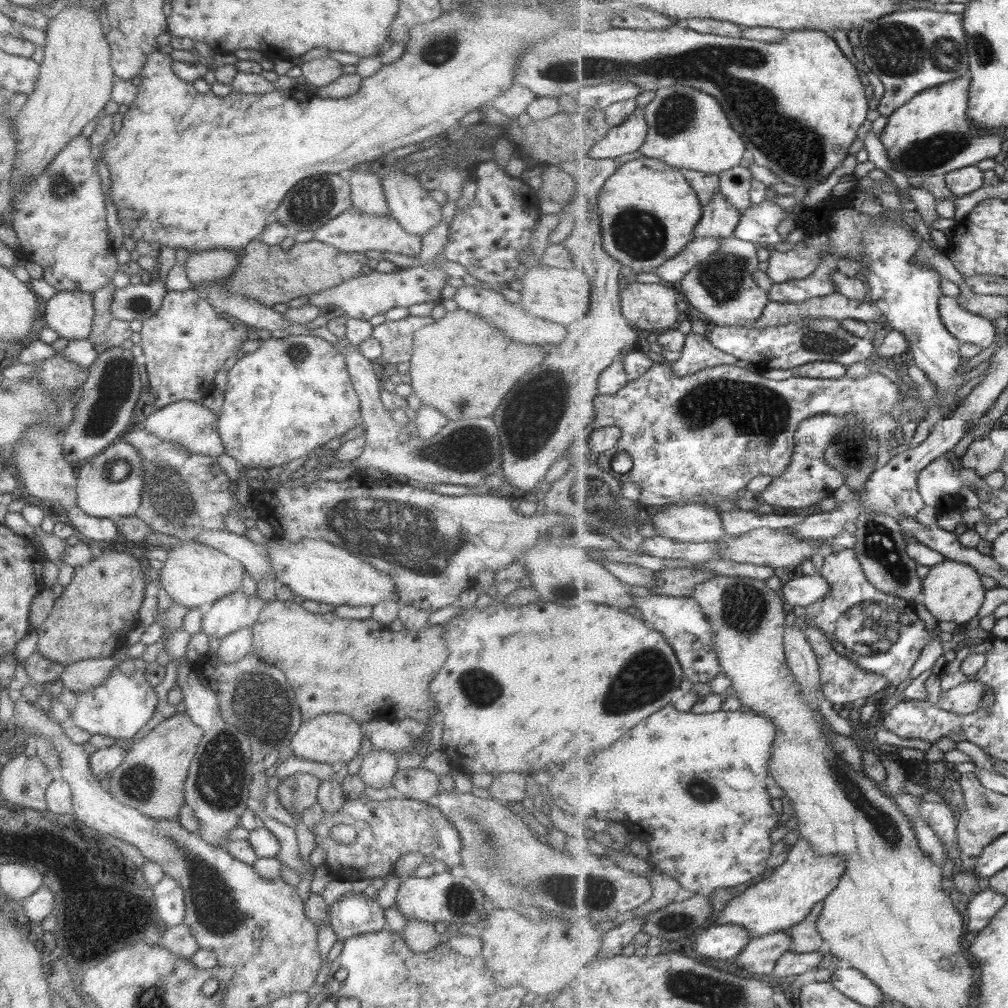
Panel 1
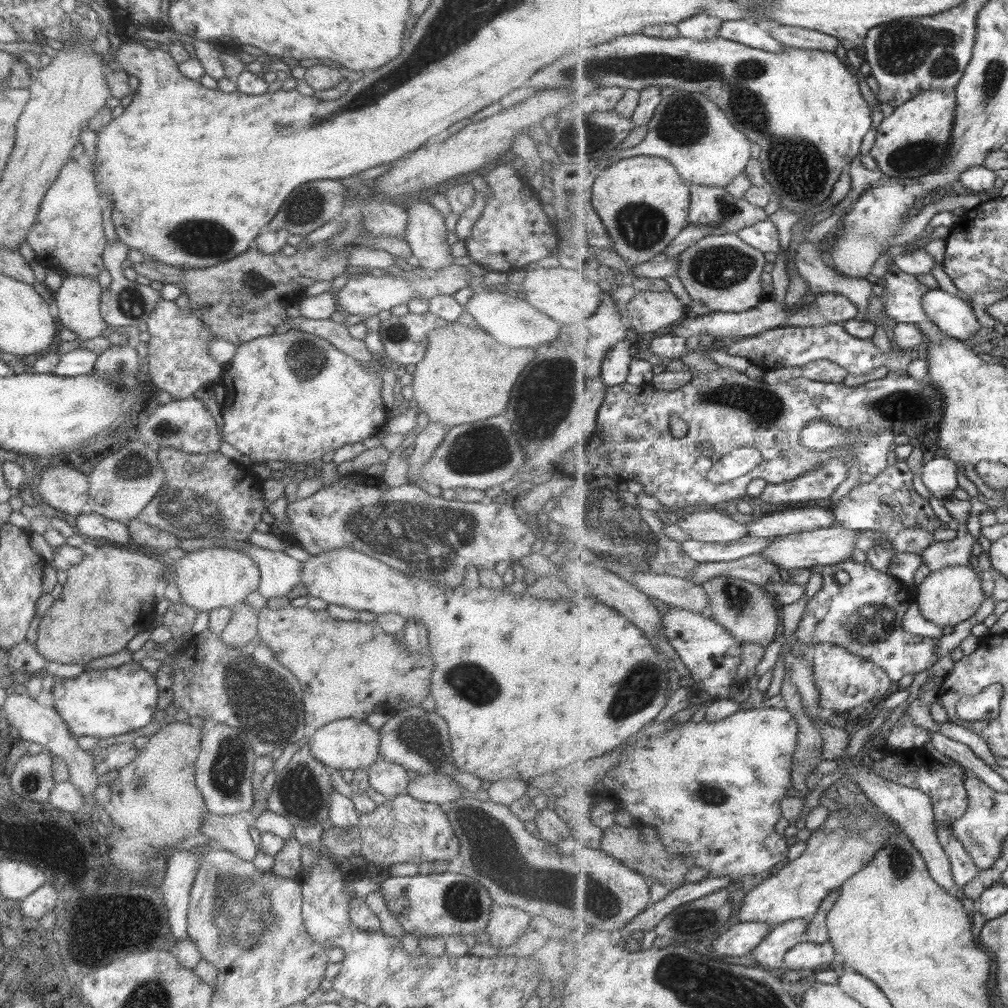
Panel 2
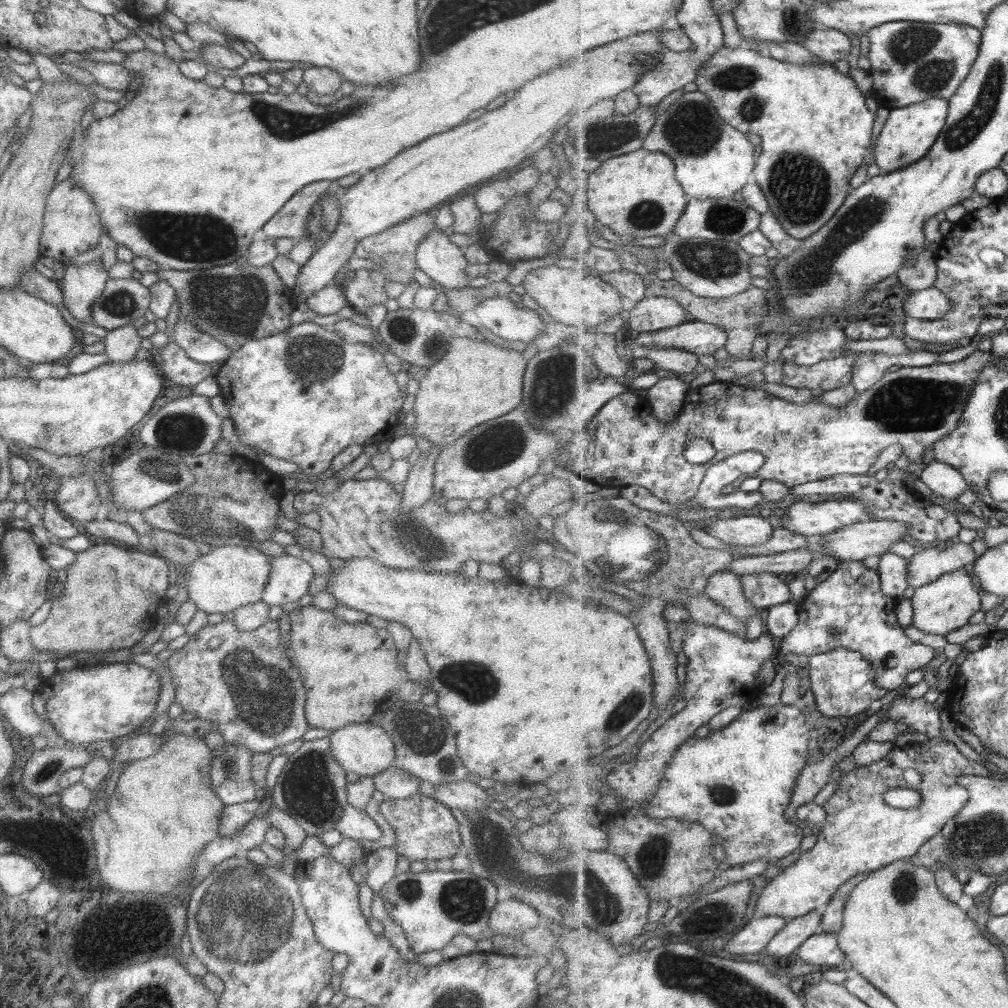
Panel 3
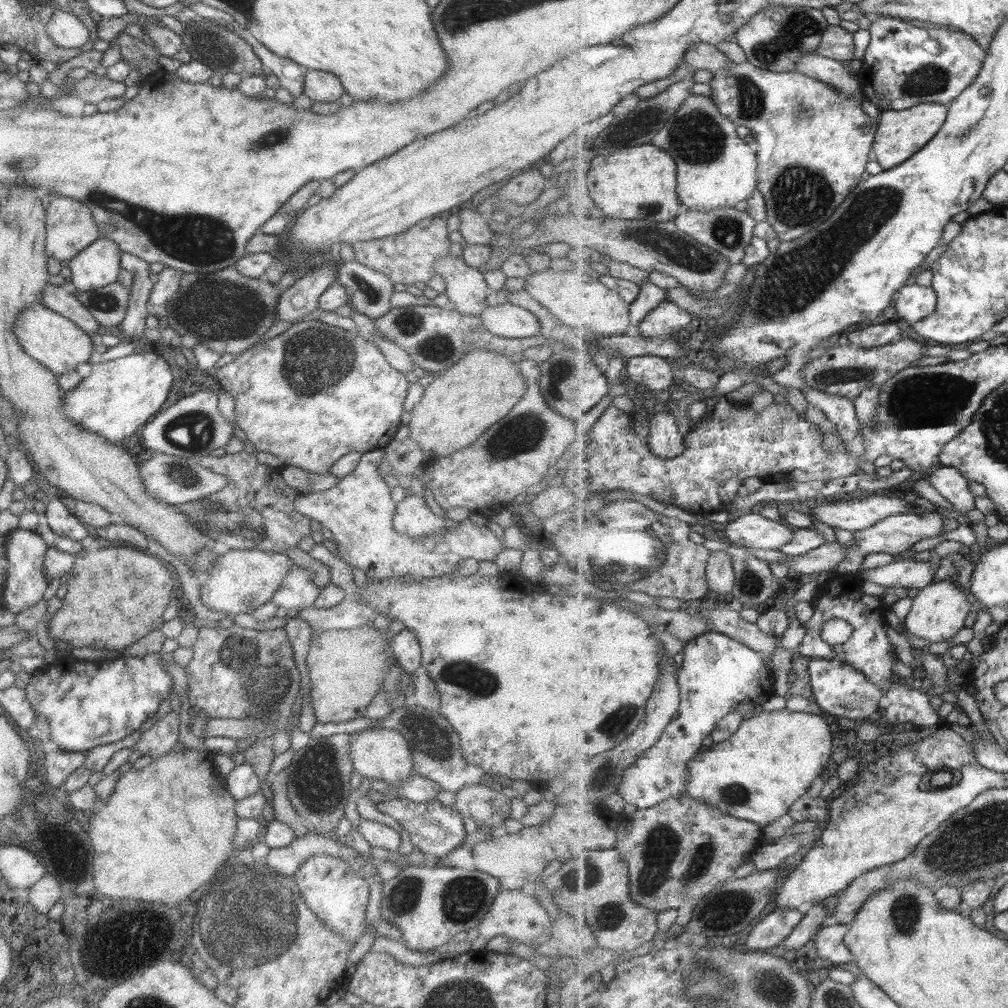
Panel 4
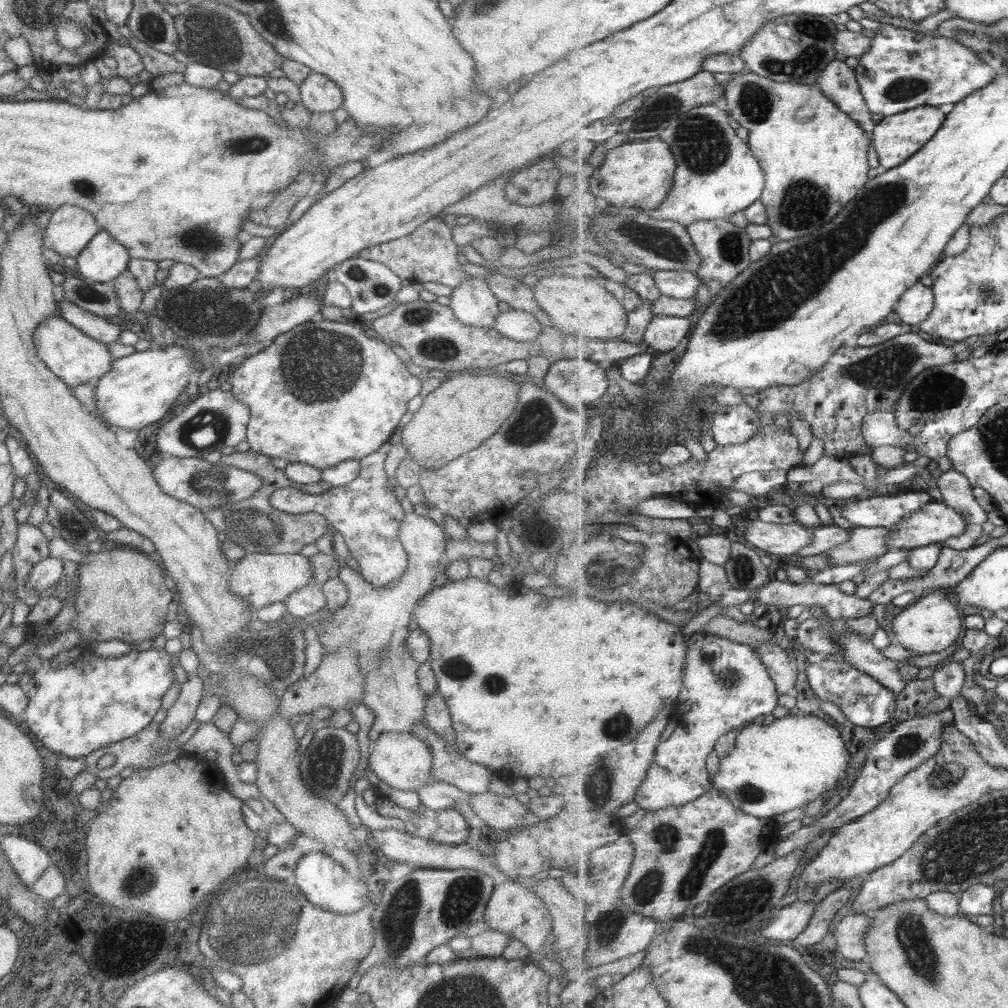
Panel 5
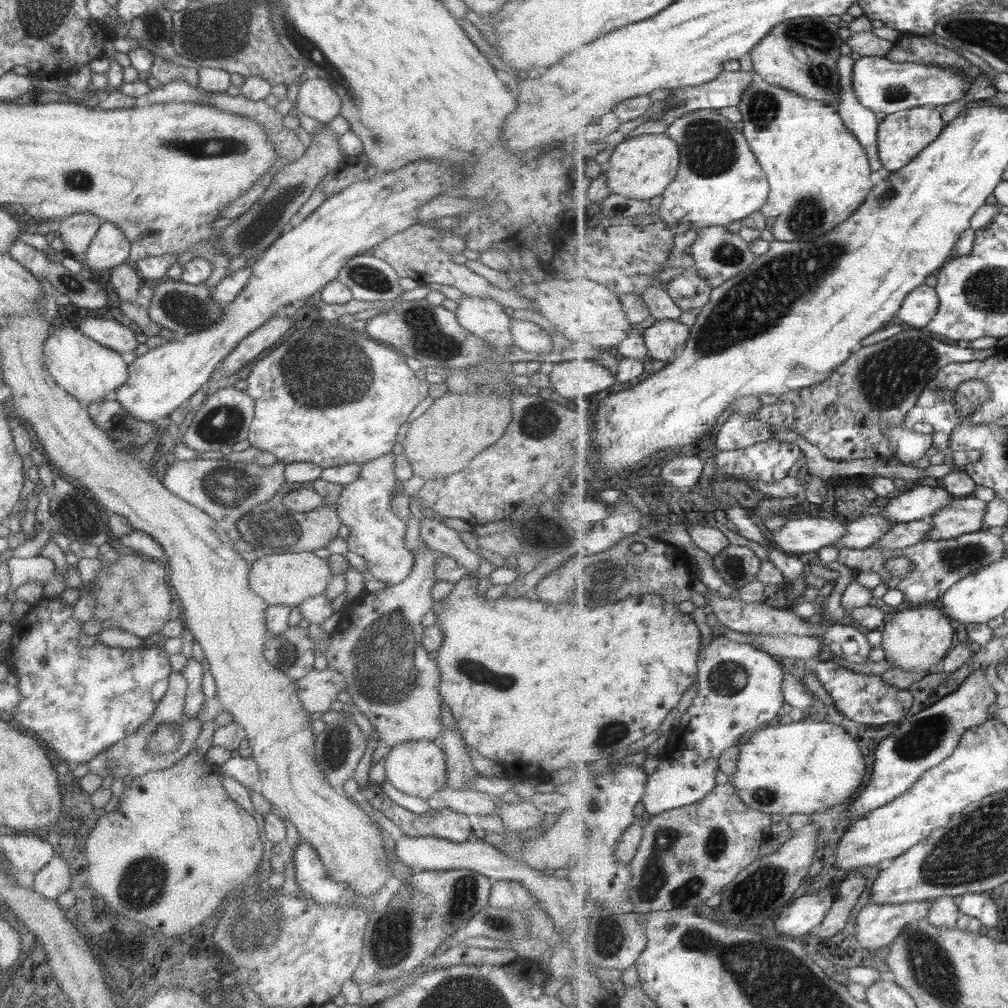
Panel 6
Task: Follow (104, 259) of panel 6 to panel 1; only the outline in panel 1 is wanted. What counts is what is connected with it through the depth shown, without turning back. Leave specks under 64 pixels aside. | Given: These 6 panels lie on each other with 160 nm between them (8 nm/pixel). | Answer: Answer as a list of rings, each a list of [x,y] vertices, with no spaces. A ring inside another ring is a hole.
[[[59,291],[55,292],[46,300],[43,310],[43,320],[49,330],[54,330],[59,337],[67,341],[87,339],[90,333],[93,309],[92,293],[81,291]]]

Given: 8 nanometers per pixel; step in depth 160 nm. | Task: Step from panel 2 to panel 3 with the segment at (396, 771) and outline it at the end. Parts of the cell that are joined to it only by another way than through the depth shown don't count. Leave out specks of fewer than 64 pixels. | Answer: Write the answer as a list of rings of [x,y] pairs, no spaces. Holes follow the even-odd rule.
[[[389,767],[371,777],[374,789],[386,799],[410,798],[419,794],[419,779],[412,774]]]

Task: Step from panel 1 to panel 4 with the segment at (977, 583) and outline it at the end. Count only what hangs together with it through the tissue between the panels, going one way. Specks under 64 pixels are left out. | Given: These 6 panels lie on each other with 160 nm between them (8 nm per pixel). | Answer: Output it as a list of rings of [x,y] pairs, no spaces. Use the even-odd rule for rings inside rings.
[[[943,579],[919,590],[914,597],[911,612],[903,623],[908,632],[927,642],[945,642],[967,626],[972,604],[973,598],[970,594],[959,590],[953,582]]]

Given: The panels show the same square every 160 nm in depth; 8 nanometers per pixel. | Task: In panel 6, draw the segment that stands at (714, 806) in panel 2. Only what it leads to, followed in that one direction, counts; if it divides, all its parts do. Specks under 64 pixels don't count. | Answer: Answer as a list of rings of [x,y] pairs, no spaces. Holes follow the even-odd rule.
[[[829,719],[822,722],[808,720],[778,724],[757,731],[739,746],[737,768],[734,774],[734,785],[737,794],[755,810],[765,811],[767,814],[808,814],[825,812],[834,806],[846,803],[855,798],[857,788],[863,786],[867,762],[865,756],[853,736],[849,736],[843,724],[837,726]]]

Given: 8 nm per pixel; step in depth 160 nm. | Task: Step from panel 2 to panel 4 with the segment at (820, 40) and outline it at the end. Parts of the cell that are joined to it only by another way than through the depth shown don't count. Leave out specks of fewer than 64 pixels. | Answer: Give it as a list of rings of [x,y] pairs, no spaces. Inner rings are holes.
[[[831,25],[825,32],[817,53],[834,58],[835,60],[853,60],[856,53],[854,48],[854,34],[847,32],[839,25]]]

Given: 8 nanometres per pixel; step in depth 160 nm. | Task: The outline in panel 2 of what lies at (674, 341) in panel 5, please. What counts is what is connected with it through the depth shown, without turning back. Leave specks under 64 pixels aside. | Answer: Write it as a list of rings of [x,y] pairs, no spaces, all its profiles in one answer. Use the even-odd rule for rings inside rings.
[[[639,291],[627,304],[625,317],[629,327],[639,333],[655,332],[677,325],[690,314],[673,292]]]

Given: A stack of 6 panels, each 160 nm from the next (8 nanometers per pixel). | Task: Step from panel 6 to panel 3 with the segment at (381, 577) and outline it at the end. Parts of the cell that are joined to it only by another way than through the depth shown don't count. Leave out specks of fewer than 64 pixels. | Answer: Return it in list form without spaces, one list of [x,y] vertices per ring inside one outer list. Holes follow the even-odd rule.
[[[374,477],[371,479],[344,480],[331,493],[316,494],[296,491],[293,508],[301,516],[317,512],[320,518],[320,553],[327,558],[367,557],[389,569],[412,569],[426,573],[457,573],[463,561],[469,559],[478,563],[498,564],[510,552],[516,552],[519,540],[527,539],[511,516],[495,516],[485,511],[470,511],[465,507],[456,513],[447,513],[444,507],[432,499],[409,512],[400,512],[401,494],[394,492],[387,481]]]

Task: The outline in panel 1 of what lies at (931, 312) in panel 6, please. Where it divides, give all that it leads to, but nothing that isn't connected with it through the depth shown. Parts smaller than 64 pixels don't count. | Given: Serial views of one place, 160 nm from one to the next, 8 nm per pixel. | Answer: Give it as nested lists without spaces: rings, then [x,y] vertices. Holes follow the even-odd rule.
[[[943,296],[940,298],[940,315],[947,330],[960,342],[989,348],[997,340],[997,330],[990,318],[971,312],[960,303],[960,298]]]

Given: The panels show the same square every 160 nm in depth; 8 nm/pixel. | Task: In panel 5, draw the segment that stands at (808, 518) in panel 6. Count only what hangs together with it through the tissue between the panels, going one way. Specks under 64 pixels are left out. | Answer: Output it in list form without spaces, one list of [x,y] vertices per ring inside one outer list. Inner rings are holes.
[[[757,517],[749,521],[749,525],[739,535],[735,535],[742,541],[747,540],[756,549],[763,550],[767,554],[789,556],[809,546],[813,542],[814,527],[804,526],[795,521],[793,524],[773,524],[763,522]]]

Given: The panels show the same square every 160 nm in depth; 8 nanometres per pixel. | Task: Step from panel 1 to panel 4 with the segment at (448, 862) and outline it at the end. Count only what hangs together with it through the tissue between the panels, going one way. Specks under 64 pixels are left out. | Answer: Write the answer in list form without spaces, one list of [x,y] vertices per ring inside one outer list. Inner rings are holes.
[[[400,798],[399,800],[384,799],[376,803],[376,809],[387,816],[391,816],[401,830],[405,830],[409,836],[412,848],[417,848],[423,854],[433,854],[439,860],[443,859],[453,848],[457,848],[465,838],[462,817],[451,807],[441,805],[437,800],[415,803]]]

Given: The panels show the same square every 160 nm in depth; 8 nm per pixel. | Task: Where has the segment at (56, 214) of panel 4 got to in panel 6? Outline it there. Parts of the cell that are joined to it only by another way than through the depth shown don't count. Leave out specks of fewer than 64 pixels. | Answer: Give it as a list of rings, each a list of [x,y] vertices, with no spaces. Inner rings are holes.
[[[86,213],[57,220],[53,227],[63,243],[63,254],[73,256],[84,253],[101,224],[97,218]]]

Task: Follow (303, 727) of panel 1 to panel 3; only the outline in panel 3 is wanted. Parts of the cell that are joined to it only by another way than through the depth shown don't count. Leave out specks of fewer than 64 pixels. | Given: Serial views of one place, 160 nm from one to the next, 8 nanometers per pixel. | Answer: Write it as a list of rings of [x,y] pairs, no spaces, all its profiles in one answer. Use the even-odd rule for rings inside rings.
[[[371,723],[345,725],[329,735],[329,754],[345,773],[357,774],[359,777],[372,777],[389,767],[393,767],[392,737],[380,727]]]

